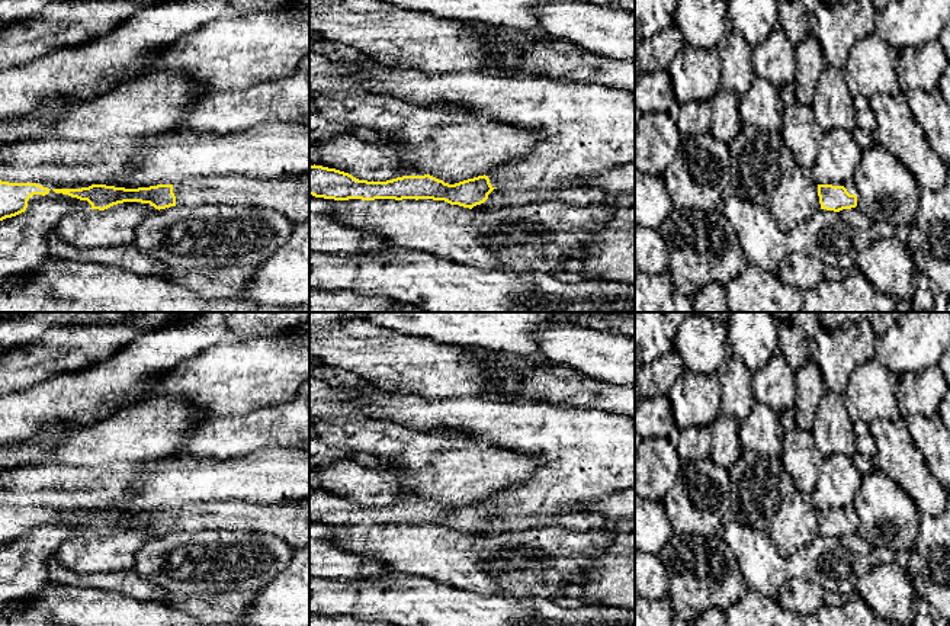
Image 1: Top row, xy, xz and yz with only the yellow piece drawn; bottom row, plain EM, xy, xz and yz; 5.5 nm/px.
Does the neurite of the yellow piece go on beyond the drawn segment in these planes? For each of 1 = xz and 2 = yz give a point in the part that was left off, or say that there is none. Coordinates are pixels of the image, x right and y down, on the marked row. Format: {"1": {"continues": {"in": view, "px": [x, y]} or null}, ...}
{"1": {"continues": null}, "2": {"continues": null}}

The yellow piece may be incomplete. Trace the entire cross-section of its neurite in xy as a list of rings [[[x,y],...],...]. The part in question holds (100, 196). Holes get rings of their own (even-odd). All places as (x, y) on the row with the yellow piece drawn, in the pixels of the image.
[[[309,174],[275,180],[218,176],[138,189],[92,184],[81,189],[52,190],[87,200],[92,205],[90,209],[99,211],[123,202],[150,203],[158,211],[182,205],[224,203],[275,209],[288,216],[295,225],[309,221]]]

